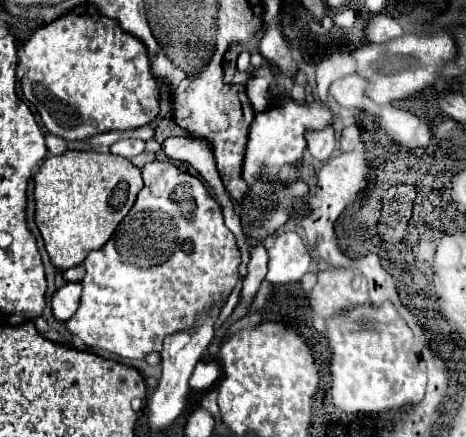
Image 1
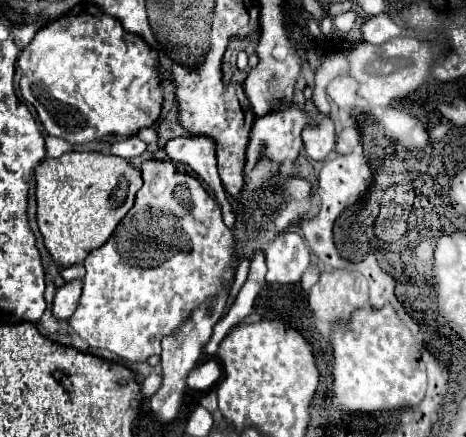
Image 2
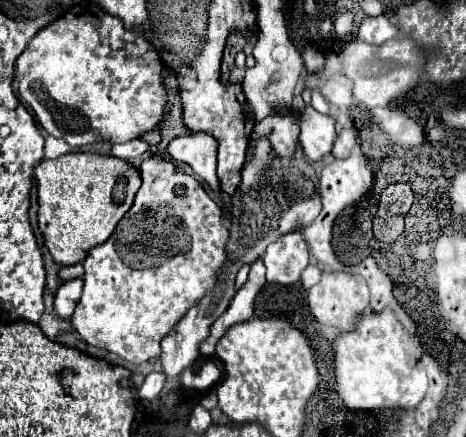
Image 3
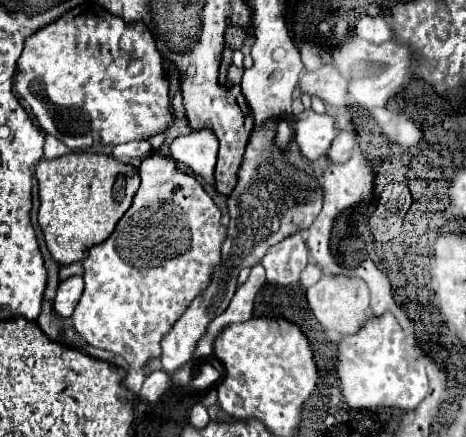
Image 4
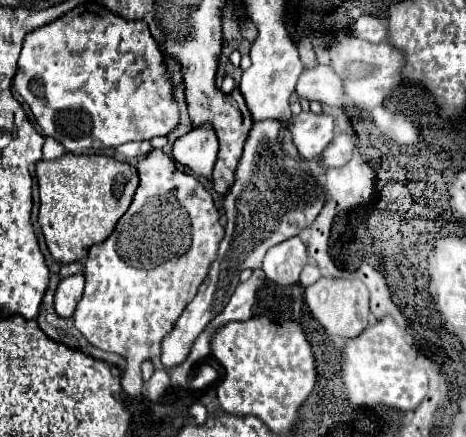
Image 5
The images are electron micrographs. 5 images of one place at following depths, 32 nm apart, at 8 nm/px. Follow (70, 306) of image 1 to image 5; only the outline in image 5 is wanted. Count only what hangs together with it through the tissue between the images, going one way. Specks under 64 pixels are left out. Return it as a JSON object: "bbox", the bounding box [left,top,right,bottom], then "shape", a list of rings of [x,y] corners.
{"bbox":[54,274,84,318],"shape":[[[76,274],[76,276],[68,276],[64,278],[58,288],[56,288],[56,296],[54,296],[54,310],[58,316],[62,318],[70,318],[76,304],[80,302],[84,290],[84,276]]]}

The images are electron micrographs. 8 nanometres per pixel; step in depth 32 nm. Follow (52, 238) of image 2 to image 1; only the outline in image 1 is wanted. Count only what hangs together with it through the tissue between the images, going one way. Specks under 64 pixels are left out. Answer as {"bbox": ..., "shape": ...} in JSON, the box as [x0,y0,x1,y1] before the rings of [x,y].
{"bbox":[34,150,142,272],"shape":[[[66,150],[60,156],[46,158],[34,176],[34,220],[52,264],[64,272],[80,266],[88,252],[102,248],[134,206],[142,186],[140,170],[124,156],[92,150]]]}

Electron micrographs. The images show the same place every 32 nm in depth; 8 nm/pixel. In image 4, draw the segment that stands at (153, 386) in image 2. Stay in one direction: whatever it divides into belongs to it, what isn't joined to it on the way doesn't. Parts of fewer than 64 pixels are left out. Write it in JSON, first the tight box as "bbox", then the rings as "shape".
{"bbox":[140,372,168,402],"shape":[[[152,372],[144,380],[140,396],[146,398],[148,402],[158,402],[166,388],[168,388],[168,374],[166,372]]]}

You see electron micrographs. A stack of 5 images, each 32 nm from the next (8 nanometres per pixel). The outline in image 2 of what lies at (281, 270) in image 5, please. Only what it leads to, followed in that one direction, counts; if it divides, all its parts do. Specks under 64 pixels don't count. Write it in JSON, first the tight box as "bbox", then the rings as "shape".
{"bbox":[266,232,310,284],"shape":[[[282,232],[272,246],[266,248],[266,282],[268,284],[294,284],[310,266],[310,250],[304,238],[296,232]]]}

